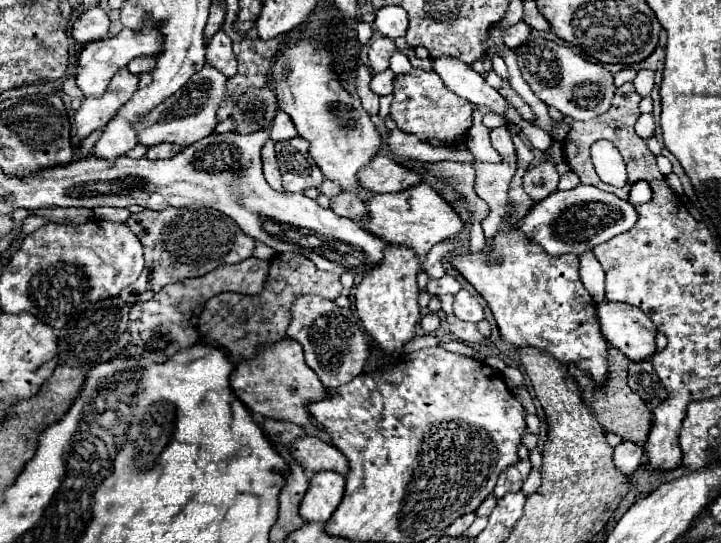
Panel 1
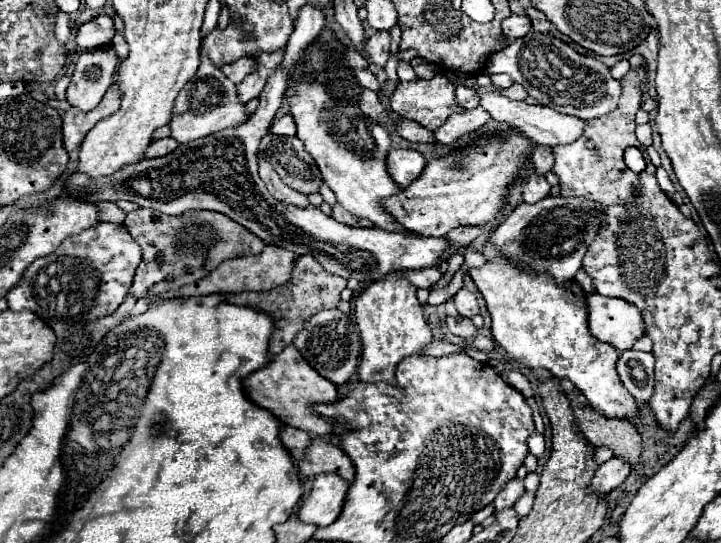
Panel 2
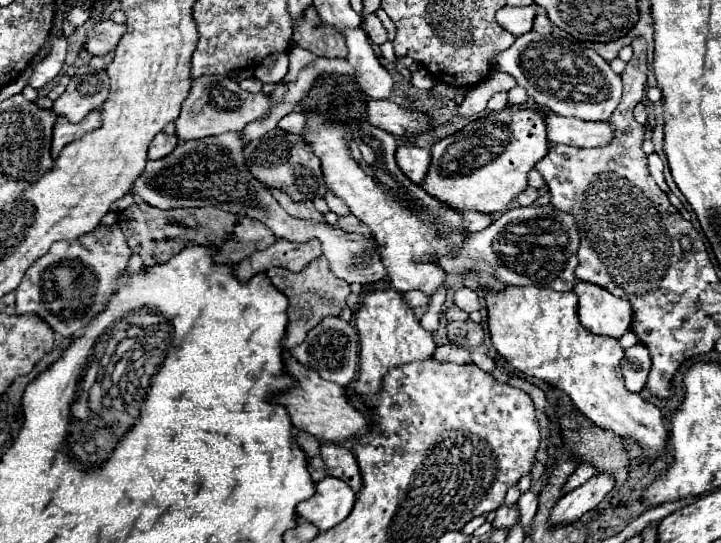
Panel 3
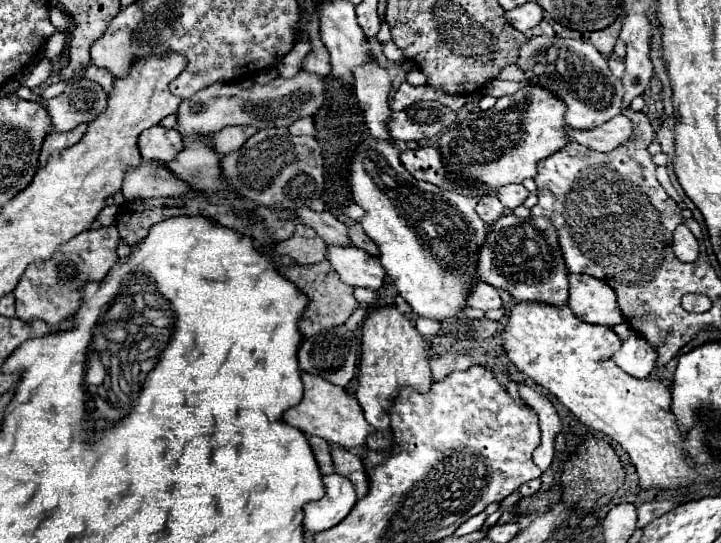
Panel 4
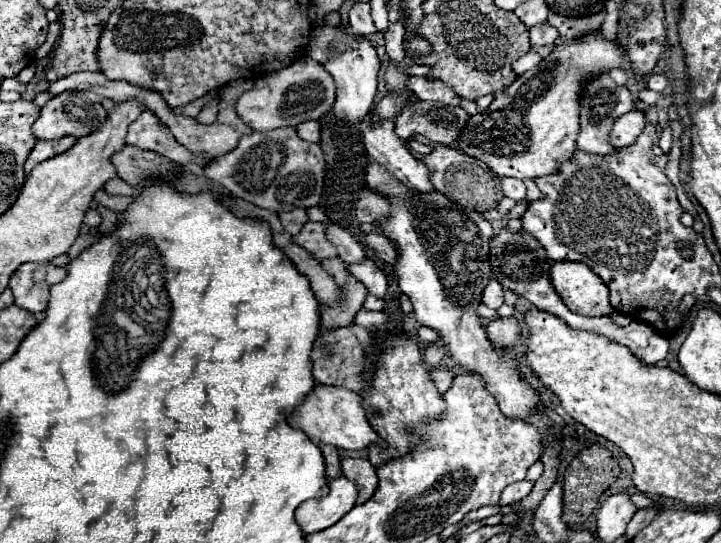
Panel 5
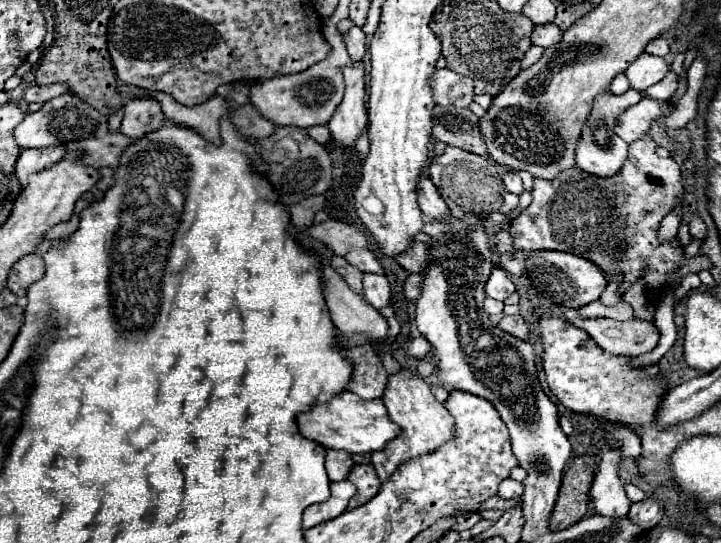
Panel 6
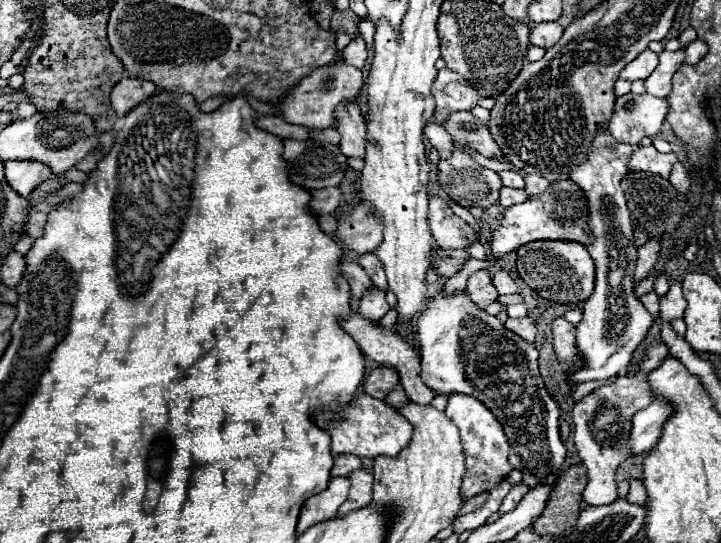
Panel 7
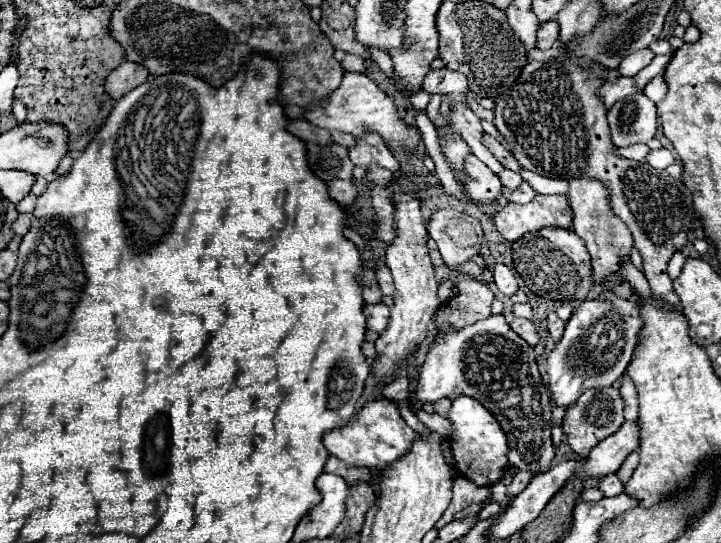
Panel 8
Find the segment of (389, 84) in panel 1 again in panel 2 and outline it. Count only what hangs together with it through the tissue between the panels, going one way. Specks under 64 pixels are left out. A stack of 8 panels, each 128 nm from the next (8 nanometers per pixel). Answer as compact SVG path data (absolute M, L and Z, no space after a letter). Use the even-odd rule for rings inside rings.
M356 70L356 78L360 80L362 88L370 88L374 92L380 90L380 82L376 80L376 76L370 72L370 70Z

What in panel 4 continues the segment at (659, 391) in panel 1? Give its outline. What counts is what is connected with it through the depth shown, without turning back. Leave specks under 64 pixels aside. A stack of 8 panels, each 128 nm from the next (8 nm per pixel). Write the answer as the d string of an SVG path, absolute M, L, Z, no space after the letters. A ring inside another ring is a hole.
M632 334L612 360L634 378L648 378L656 364L656 350L640 334Z

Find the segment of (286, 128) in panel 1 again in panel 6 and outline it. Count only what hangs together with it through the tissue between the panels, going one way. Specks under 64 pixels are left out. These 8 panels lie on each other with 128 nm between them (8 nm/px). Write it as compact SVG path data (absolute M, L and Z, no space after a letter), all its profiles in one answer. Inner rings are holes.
M312 126L308 128L308 136L320 144L326 144L330 140L330 130L328 126Z

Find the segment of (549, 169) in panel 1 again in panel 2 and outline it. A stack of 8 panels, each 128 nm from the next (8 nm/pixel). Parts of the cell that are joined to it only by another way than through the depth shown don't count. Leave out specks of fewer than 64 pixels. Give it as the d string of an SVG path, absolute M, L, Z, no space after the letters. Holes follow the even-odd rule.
M532 172L524 182L522 182L522 198L528 204L536 204L538 200L542 200L544 196L550 194L550 184L544 178L544 174L536 174Z

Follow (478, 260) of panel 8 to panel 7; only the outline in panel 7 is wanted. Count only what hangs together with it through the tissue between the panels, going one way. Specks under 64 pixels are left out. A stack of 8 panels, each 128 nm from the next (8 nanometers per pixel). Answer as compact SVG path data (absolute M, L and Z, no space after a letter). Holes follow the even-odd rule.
M434 246L430 254L430 269L426 273L426 283L437 281L439 276L452 278L464 266L466 260L468 254L464 250L444 250L440 246Z

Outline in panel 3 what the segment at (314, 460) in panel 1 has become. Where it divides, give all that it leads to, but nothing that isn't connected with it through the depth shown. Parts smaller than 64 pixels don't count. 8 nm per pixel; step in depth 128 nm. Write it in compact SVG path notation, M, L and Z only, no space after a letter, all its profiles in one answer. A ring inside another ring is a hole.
M322 444L320 456L326 466L326 474L334 474L334 478L342 478L354 492L362 488L362 476L354 454L338 444Z

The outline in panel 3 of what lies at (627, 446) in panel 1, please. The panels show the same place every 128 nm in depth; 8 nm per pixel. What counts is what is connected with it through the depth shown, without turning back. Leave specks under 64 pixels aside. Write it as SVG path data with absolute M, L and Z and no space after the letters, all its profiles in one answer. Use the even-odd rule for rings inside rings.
M602 472L592 476L586 484L574 488L568 492L554 508L552 520L554 524L572 524L580 520L584 514L594 510L614 488L614 478L610 478L610 472Z

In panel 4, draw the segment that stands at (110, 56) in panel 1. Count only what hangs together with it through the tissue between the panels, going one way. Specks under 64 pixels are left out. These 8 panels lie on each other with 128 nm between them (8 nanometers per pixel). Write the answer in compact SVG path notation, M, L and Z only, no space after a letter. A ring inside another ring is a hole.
M82 76L74 84L66 84L66 90L48 100L46 110L52 118L52 128L68 132L78 124L90 124L100 112L106 110L106 92L98 82Z

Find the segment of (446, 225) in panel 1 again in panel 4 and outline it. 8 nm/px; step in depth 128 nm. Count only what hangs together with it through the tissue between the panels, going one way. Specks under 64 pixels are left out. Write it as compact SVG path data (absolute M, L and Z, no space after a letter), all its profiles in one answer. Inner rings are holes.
M526 84L516 94L500 98L490 110L474 112L456 128L444 132L438 140L442 162L448 168L448 174L464 180L470 186L482 186L486 192L498 192L498 188L506 184L522 184L526 178L536 176L536 164L540 160L548 158L548 154L554 154L564 144L568 144L564 112L566 106L562 100L546 92L542 86Z

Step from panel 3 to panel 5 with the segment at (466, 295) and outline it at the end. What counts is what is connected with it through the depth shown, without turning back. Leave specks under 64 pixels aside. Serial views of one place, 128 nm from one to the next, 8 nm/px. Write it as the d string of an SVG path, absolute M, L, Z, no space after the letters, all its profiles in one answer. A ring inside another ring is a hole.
M494 278L488 282L488 286L482 292L482 302L494 310L504 304L504 288L500 286L500 282L496 282Z

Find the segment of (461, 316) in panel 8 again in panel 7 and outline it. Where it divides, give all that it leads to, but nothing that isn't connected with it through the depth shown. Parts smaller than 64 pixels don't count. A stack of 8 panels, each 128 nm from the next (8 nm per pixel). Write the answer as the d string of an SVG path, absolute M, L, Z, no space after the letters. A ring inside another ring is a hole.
M484 268L484 270L478 270L476 274L472 274L468 278L468 294L472 296L472 300L480 306L480 308L486 308L488 304L496 302L498 294L490 282L490 272Z

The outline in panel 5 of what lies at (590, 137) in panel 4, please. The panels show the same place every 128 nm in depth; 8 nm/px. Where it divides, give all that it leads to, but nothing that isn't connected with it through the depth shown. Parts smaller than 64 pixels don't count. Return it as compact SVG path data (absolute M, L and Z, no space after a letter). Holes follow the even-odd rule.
M630 110L628 114L620 116L614 122L614 126L612 126L610 134L608 134L608 140L612 142L612 146L624 148L624 146L632 144L640 136L640 132L644 130L644 126L646 126L644 114L640 110Z

